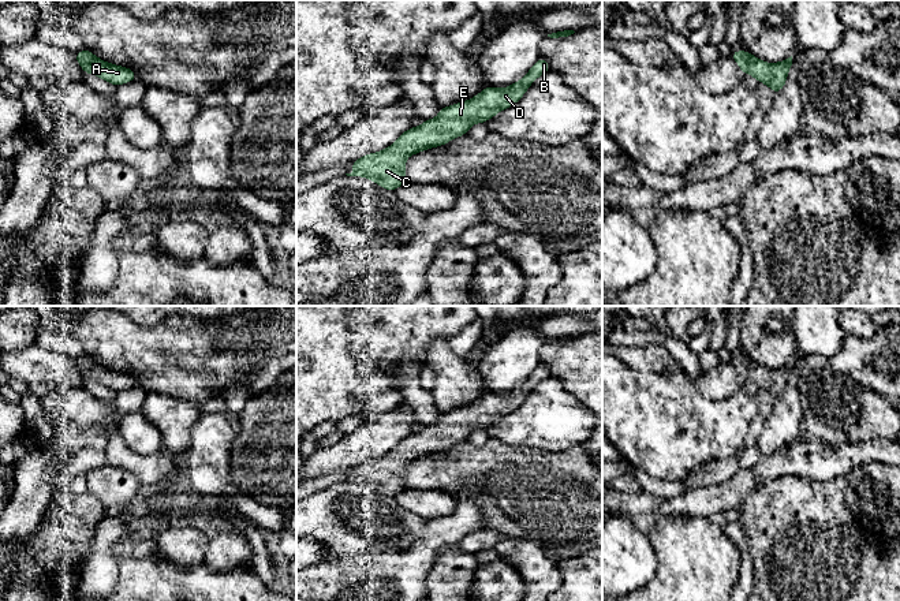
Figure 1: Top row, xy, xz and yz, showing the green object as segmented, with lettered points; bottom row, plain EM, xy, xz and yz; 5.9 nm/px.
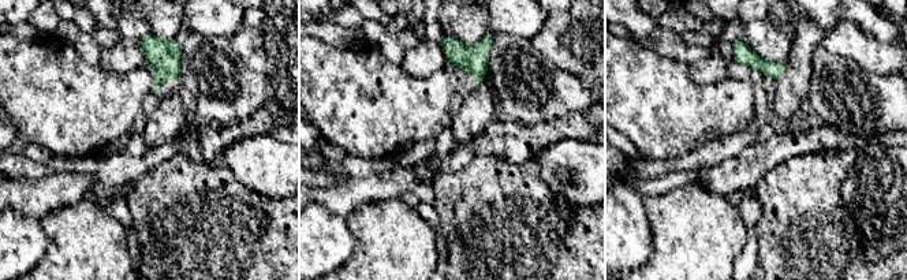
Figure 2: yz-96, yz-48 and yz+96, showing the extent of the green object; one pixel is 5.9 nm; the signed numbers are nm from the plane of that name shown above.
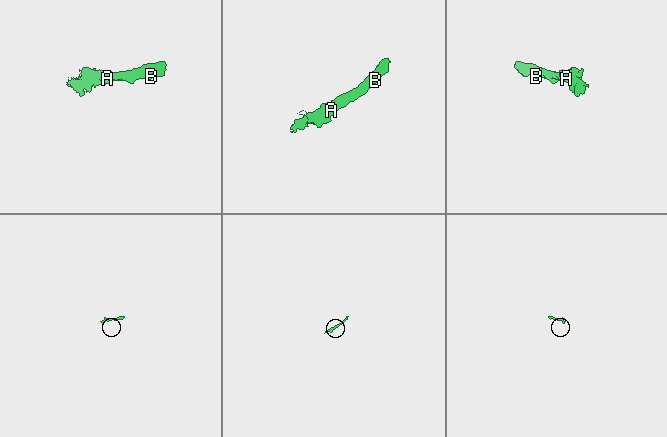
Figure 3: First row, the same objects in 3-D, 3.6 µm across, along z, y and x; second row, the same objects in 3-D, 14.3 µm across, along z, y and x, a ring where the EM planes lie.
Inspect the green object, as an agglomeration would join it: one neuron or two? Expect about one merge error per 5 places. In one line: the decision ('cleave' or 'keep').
keep

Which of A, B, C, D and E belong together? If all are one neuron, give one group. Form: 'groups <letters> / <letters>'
groups A B C D E

